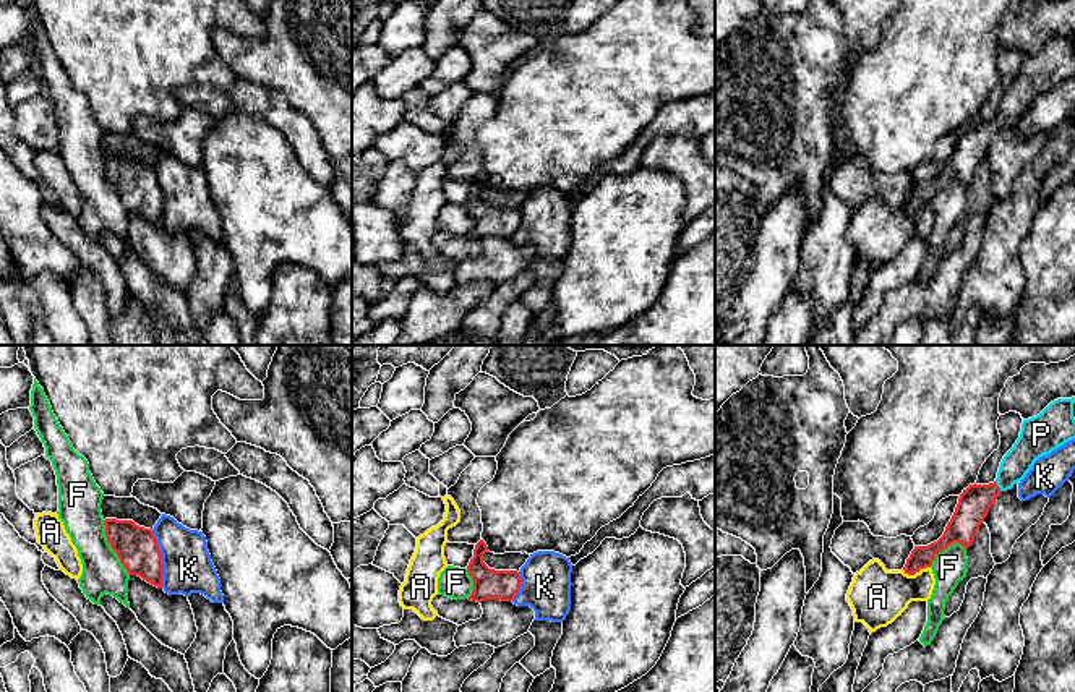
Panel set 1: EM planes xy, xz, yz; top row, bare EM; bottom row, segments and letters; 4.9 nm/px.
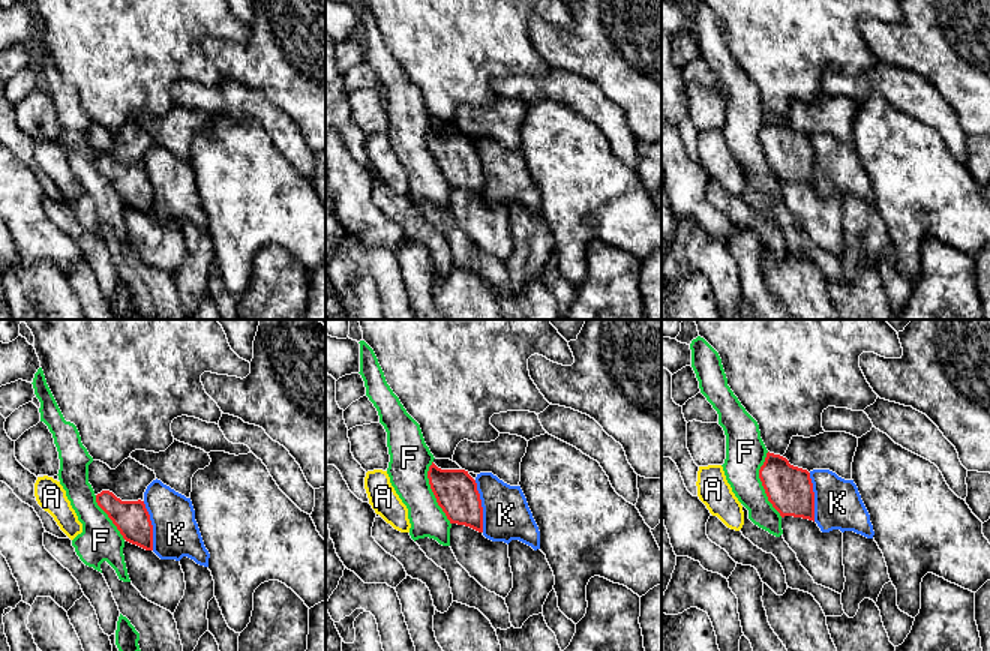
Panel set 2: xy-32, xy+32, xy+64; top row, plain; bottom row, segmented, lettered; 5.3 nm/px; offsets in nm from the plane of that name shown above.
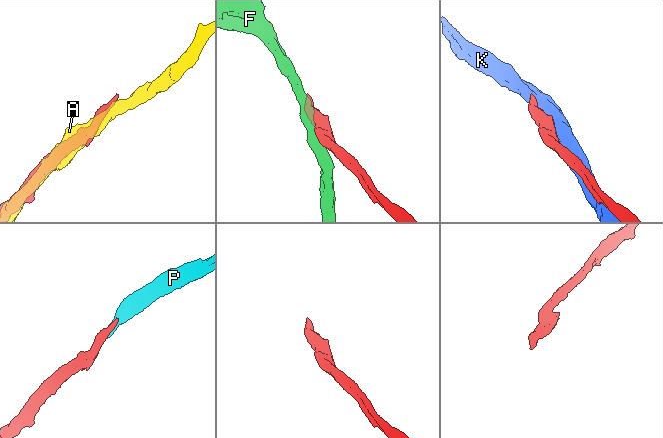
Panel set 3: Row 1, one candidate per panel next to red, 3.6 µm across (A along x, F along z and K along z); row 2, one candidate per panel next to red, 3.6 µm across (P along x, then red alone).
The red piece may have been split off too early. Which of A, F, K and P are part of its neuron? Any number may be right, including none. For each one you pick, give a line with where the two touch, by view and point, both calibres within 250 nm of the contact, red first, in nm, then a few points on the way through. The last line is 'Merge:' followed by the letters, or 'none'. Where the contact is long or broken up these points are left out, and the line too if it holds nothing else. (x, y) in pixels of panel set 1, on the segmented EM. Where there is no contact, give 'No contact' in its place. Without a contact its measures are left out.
P: Touches red at yz (997, 486). Thickness 160 nm (red) against 150 nm
Merge: P

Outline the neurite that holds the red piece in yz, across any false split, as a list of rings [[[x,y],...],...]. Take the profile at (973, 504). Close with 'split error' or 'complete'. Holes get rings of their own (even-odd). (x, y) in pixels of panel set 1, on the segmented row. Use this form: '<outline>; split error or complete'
[[[1075,397],[1057,399],[1039,415],[1023,420],[1020,438],[1004,455],[996,481],[974,483],[963,489],[944,535],[927,546],[914,546],[903,567],[905,574],[914,575],[931,567],[936,556],[953,543],[960,543],[965,549],[971,546],[1000,493],[1021,481],[1039,457],[1075,439],[1073,404]]]; split error

